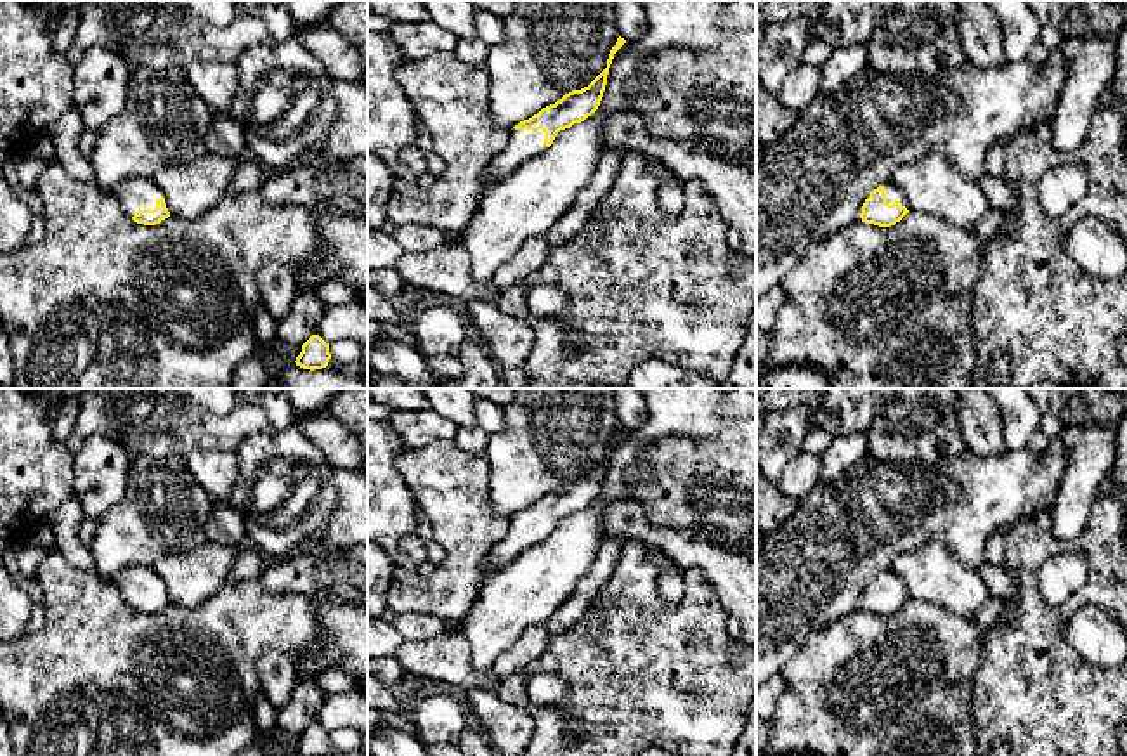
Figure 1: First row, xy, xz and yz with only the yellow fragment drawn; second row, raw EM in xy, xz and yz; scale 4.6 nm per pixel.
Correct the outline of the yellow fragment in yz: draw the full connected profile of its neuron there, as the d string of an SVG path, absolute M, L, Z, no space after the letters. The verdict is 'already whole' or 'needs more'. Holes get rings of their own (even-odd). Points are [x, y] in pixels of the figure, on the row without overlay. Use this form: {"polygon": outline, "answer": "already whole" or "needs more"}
{"polygon": "M888 570L870 581L862 595L860 607L865 612L891 616L907 602L903 579Z", "answer": "needs more"}

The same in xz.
{"polygon": "M619 425L609 442L607 456L588 475L565 482L555 492L543 496L537 503L520 510L510 518L506 536L487 557L482 584L485 584L499 569L511 564L525 548L544 541L560 518L584 510L598 498L614 442L624 432L626 428Z", "answer": "needs more"}

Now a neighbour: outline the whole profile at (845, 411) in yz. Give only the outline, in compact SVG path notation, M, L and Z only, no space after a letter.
M824 388L818 427L837 437L869 433L874 413L872 388Z

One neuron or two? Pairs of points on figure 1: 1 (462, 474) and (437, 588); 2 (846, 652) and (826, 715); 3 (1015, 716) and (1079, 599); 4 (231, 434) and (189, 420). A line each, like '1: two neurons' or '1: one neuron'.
1: one neuron
2: one neuron
3: one neuron
4: one neuron

